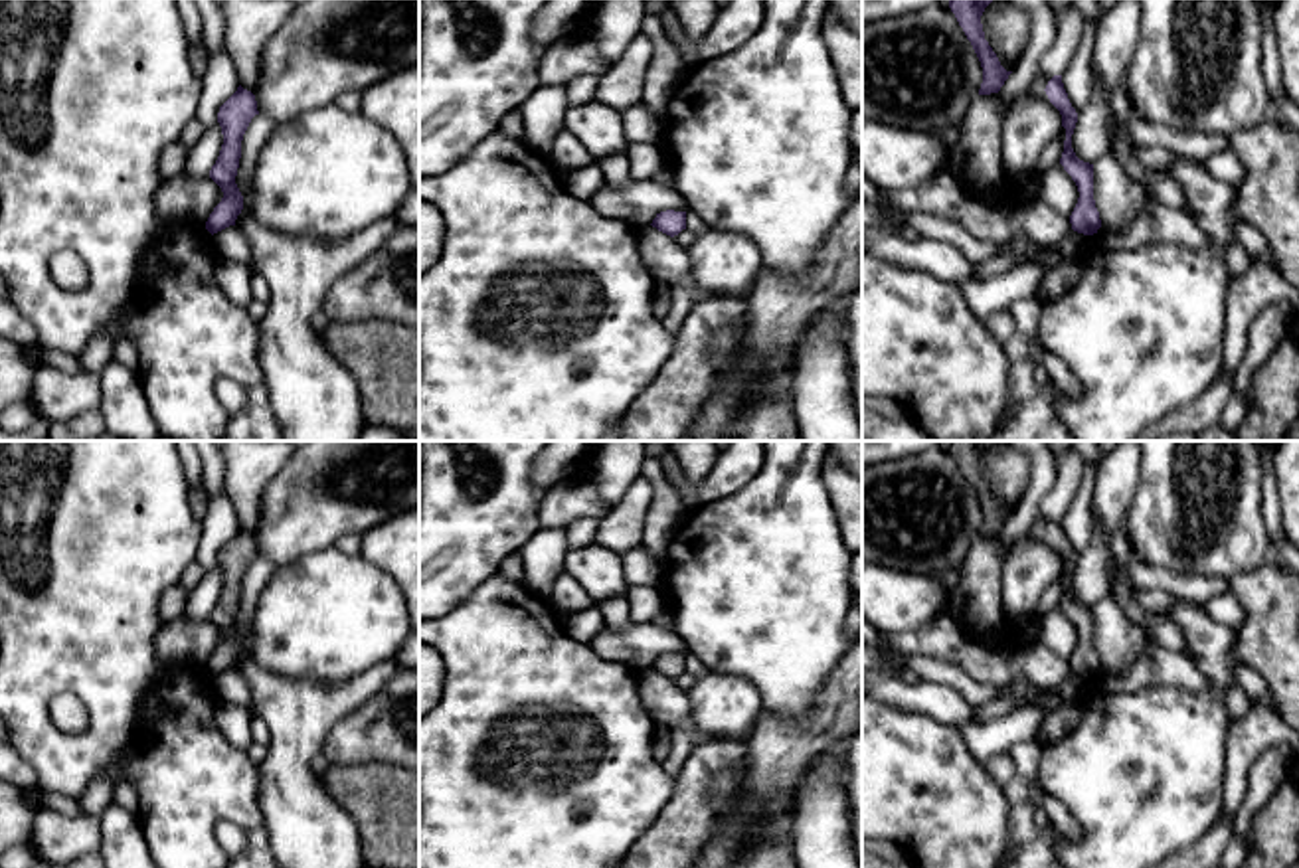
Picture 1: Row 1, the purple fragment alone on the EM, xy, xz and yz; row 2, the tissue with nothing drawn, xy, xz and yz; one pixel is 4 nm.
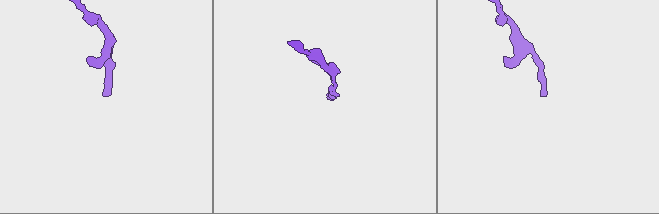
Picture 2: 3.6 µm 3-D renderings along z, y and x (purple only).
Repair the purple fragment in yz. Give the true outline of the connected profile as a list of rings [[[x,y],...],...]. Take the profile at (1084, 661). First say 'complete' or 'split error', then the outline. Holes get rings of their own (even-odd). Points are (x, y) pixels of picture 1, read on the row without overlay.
complete; [[[1054,518],[1044,534],[1050,546],[1060,554],[1062,569],[1066,571],[1060,607],[1072,619],[1080,635],[1078,647],[1070,658],[1072,672],[1083,678],[1093,678],[1101,670],[1099,654],[1093,643],[1093,607],[1080,603],[1072,591],[1078,556],[1068,542],[1062,518]]]

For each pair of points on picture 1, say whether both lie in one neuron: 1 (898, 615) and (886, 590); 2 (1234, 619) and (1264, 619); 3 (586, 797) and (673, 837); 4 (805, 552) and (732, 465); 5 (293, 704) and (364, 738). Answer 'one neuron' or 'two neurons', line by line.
1: one neuron
2: two neurons
3: two neurons
4: two neurons
5: two neurons

